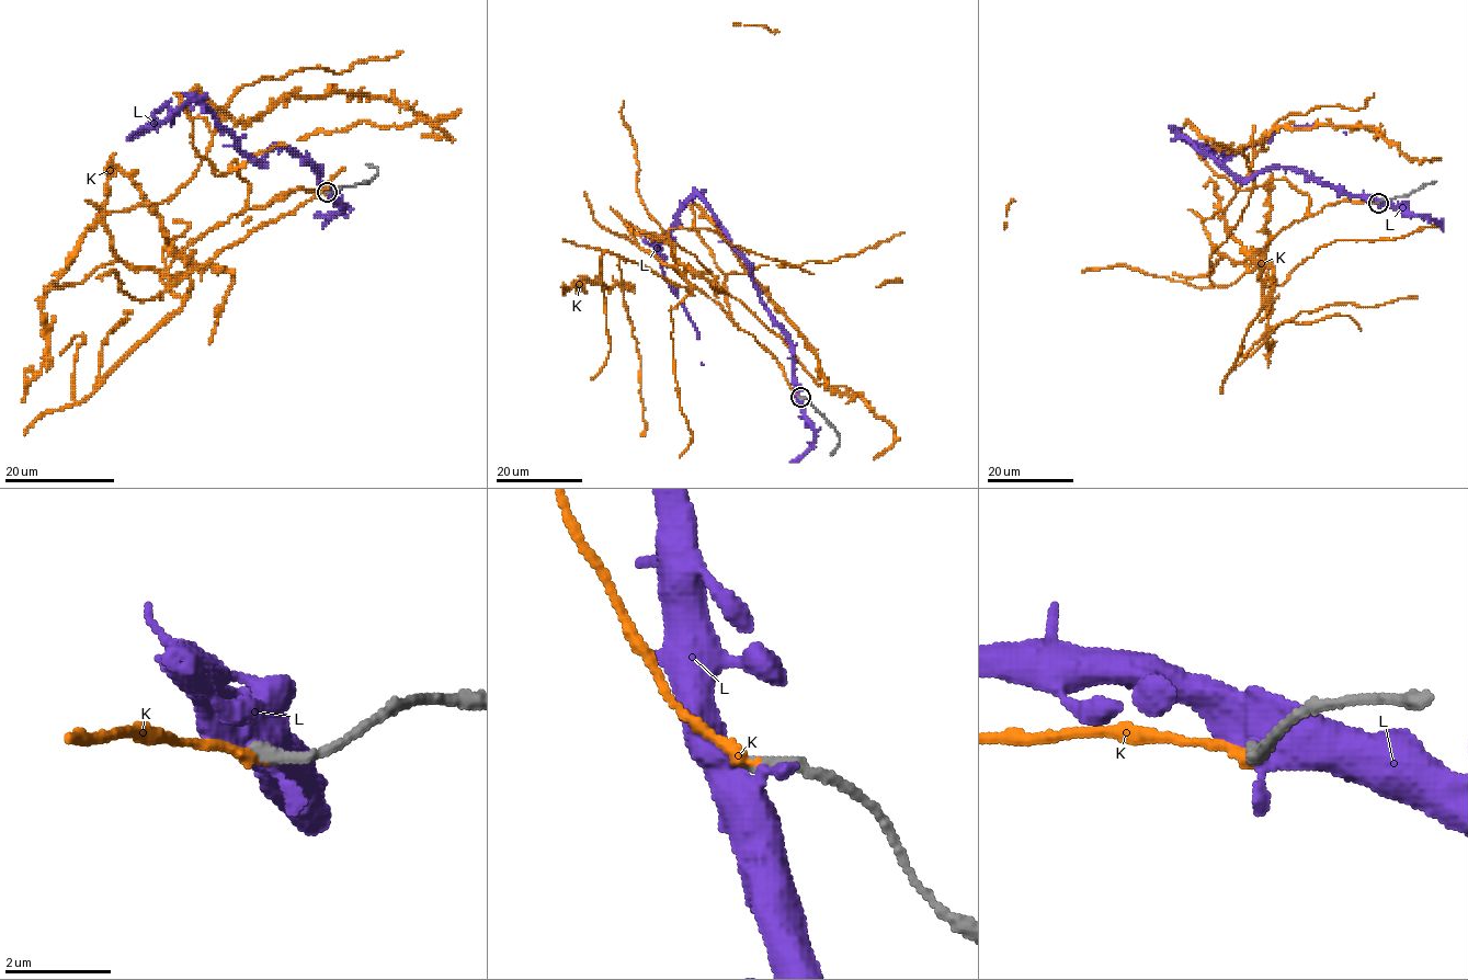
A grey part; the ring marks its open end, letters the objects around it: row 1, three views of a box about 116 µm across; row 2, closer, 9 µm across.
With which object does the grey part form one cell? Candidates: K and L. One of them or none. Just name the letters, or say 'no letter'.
K

